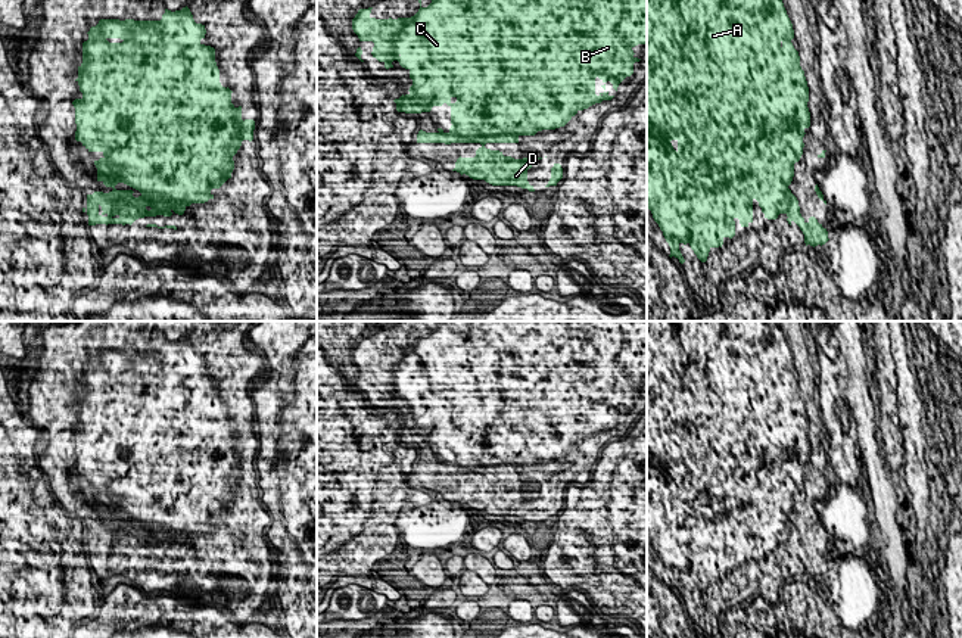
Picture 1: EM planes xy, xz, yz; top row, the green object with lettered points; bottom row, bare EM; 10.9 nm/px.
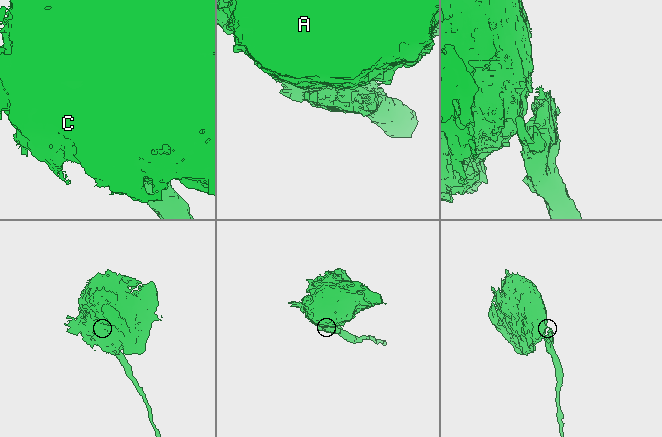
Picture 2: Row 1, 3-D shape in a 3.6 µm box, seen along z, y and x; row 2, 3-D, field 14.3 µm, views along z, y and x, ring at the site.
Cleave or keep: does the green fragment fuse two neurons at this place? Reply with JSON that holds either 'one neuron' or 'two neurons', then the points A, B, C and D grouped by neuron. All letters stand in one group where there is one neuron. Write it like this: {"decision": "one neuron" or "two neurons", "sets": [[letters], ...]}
{"decision": "one neuron", "sets": [["A", "B", "C", "D"]]}

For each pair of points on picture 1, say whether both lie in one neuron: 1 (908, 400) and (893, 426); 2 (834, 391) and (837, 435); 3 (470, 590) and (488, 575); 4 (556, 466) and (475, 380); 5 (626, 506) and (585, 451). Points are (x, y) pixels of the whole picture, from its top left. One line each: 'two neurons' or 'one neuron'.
1: two neurons
2: one neuron
3: two neurons
4: one neuron
5: two neurons

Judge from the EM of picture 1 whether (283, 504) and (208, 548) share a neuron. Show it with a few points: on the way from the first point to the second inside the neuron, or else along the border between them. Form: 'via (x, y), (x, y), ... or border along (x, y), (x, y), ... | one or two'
border along (262, 506), (273, 519) | two

